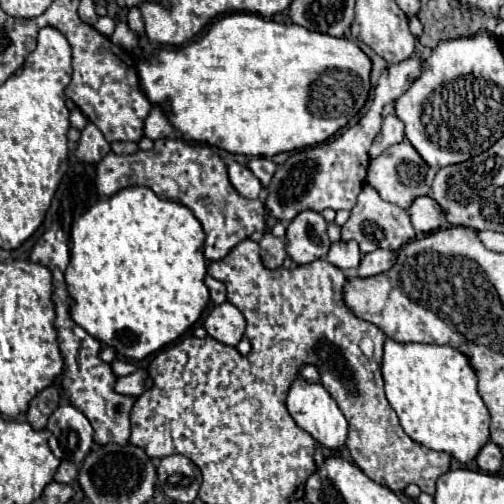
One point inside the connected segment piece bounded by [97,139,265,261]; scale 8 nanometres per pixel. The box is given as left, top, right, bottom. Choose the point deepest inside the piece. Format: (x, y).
(192, 174)

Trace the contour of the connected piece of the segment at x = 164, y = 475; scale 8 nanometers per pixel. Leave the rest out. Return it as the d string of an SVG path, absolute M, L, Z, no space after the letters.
M185 455L163 457L157 467L157 477L167 497L183 503L191 503L197 497L201 485L201 471Z

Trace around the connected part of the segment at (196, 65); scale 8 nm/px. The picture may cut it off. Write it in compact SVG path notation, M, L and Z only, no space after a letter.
M231 13L231 15L225 15L221 19L217 19L209 31L201 37L201 39L195 39L187 45L181 45L179 49L157 49L151 57L145 57L145 59L139 59L135 55L135 65L137 65L137 77L139 77L139 85L145 93L145 97L151 101L151 103L159 103L163 105L169 103L169 119L171 119L171 125L175 129L179 129L183 133L185 139L189 141L197 141L197 143L207 143L207 145L215 145L219 149L225 149L229 153L235 153L235 155L261 155L261 157L273 157L277 153L285 153L285 151L293 151L293 149L303 149L303 147L311 147L311 145L317 145L317 143L323 143L327 141L329 137L333 137L341 127L345 127L351 119L355 119L365 101L367 101L367 95L369 95L369 71L371 71L371 61L367 59L367 55L351 41L347 41L345 37L331 37L331 35L325 35L325 33L313 33L313 31L307 31L305 27L301 25L281 25L281 23L275 23L275 21L267 21L259 15L253 15L253 13Z

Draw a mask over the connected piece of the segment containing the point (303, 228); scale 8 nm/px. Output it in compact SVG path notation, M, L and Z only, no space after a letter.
M299 213L287 229L287 255L297 265L307 265L315 259L323 259L331 247L327 237L327 221L321 213Z

